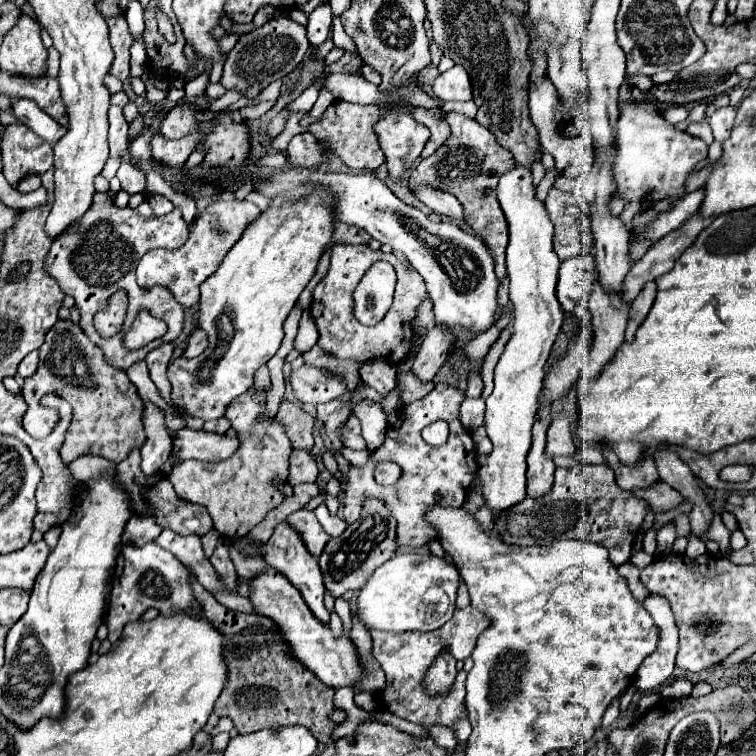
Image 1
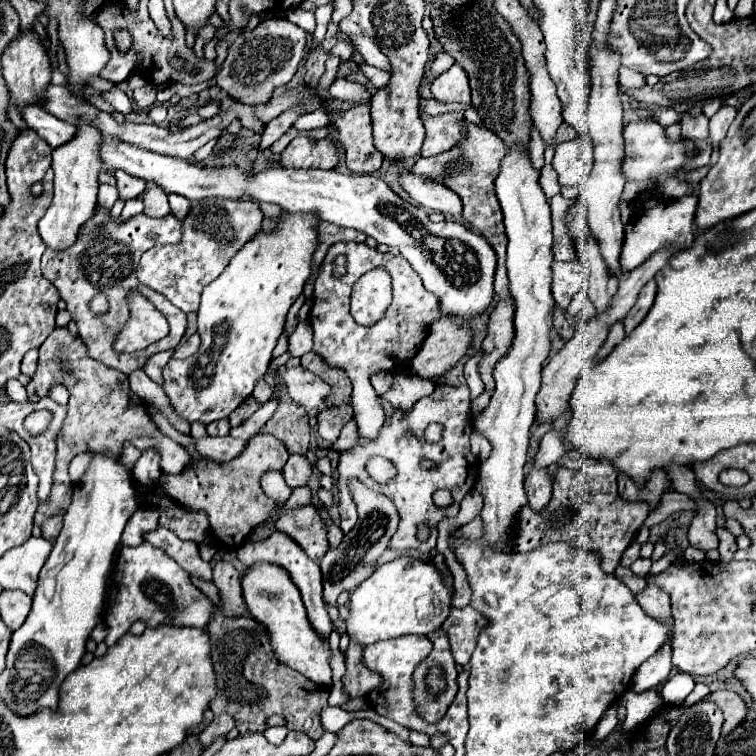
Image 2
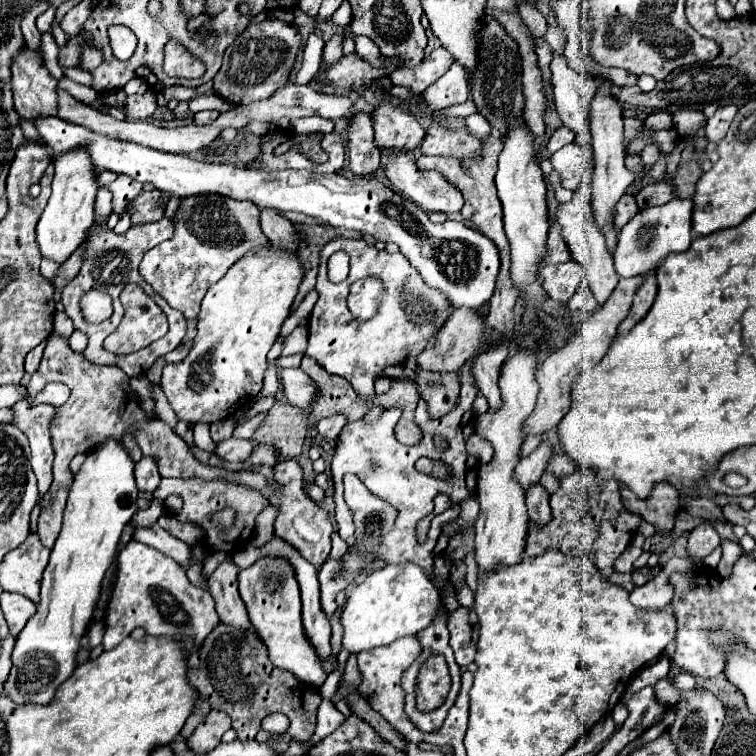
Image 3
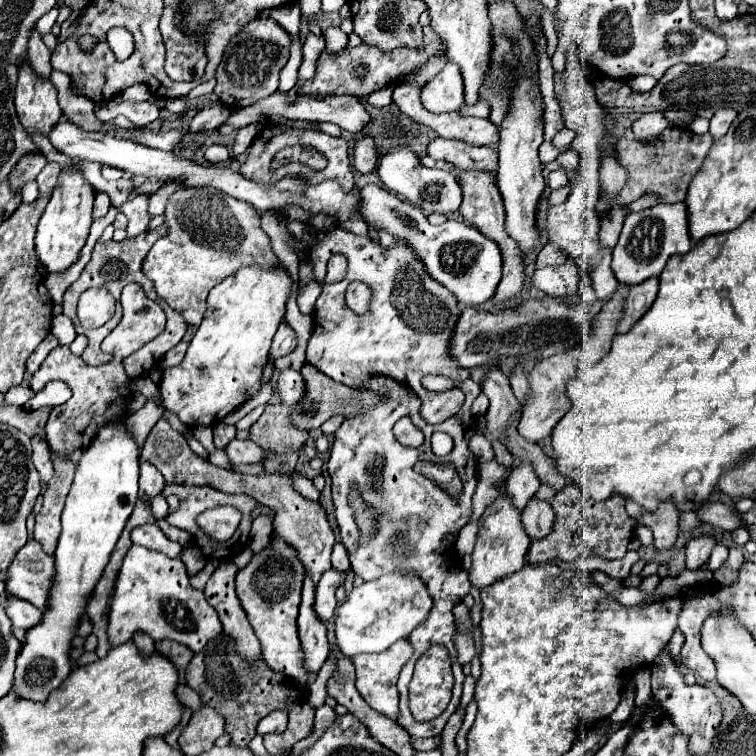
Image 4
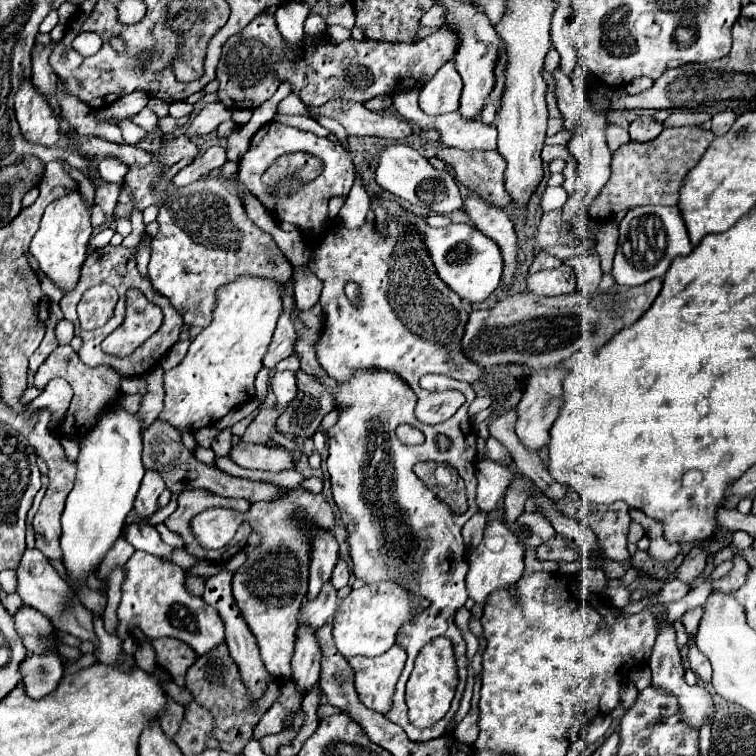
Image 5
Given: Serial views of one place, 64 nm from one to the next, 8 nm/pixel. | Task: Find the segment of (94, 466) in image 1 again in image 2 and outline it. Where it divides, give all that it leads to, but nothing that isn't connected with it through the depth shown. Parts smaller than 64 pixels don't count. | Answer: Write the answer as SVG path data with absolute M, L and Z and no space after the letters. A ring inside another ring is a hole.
M79 454L78 458L74 458L70 462L70 478L72 478L72 482L78 482L84 476L84 472L88 468L88 462L90 462L90 454Z

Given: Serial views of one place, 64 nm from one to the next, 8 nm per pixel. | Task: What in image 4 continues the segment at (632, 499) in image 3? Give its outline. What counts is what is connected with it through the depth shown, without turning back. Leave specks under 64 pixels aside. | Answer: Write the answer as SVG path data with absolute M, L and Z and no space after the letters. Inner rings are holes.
M626 500L626 512L642 526L648 526L654 534L654 546L658 550L670 550L676 544L678 530L674 528L674 508L658 508L658 512L646 512L632 500Z

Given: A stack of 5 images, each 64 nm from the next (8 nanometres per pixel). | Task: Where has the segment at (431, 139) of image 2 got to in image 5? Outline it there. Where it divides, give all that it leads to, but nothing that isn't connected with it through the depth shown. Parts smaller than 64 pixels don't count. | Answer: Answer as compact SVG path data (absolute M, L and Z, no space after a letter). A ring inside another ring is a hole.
M440 146L440 160L450 164L468 190L474 188L480 198L490 200L498 208L510 206L510 196L504 188L506 160L498 152L464 152L448 146Z

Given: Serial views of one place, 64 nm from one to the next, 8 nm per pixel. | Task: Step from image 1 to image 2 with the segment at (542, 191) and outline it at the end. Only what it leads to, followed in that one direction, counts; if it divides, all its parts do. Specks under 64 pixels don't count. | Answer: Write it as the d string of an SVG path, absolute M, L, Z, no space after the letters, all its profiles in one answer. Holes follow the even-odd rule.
M551 164L544 165L540 172L539 182L548 200L560 192L558 175Z

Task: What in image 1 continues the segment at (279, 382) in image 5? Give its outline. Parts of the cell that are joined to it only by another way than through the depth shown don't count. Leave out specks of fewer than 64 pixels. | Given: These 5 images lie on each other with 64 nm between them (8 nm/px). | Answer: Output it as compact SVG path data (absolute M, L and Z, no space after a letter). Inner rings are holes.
M302 366L290 372L290 386L294 390L296 400L304 404L324 404L344 394L346 386L334 376L326 376L326 372L318 372L316 368Z

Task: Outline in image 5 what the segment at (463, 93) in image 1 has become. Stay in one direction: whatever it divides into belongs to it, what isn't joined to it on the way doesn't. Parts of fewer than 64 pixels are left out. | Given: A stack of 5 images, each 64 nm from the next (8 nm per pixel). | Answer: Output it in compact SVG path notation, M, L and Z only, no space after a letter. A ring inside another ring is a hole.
M446 62L436 76L422 86L420 90L420 108L430 116L440 116L446 112L454 112L458 108L462 92L462 78L454 68L454 62Z

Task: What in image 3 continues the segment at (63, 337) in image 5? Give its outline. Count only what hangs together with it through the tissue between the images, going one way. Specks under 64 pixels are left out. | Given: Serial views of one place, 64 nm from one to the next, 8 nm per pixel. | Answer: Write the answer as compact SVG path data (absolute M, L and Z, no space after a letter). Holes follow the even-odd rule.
M58 312L58 314L54 316L54 334L64 336L64 338L70 338L72 332L74 332L72 320L70 320L64 312Z

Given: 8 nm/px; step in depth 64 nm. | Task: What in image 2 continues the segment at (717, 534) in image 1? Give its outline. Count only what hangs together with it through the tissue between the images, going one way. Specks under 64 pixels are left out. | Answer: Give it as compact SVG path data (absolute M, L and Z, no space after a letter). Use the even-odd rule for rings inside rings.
M718 528L718 538L720 538L720 546L718 546L718 552L722 556L722 562L728 564L732 558L734 558L734 552L738 550L736 548L736 536L732 536L728 530L724 528Z

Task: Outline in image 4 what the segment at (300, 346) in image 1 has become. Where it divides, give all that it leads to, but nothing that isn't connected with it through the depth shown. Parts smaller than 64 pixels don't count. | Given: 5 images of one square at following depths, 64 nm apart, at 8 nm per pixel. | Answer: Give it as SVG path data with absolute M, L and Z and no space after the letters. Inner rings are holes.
M282 322L278 326L278 332L274 334L274 342L272 342L268 360L274 362L276 358L282 358L282 356L290 354L294 348L296 348L296 334L294 334L294 330L286 322Z

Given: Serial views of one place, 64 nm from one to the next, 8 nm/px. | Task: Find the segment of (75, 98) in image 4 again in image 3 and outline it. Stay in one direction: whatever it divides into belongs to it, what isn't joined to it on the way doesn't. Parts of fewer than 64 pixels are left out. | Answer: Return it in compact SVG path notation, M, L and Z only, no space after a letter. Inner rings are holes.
M50 32L42 34L42 52L44 52L44 62L46 62L48 72L50 72L56 80L64 78L64 72L62 72L62 68L60 68L58 62L56 62L58 46L56 46L56 40L54 40L54 36L52 36Z

